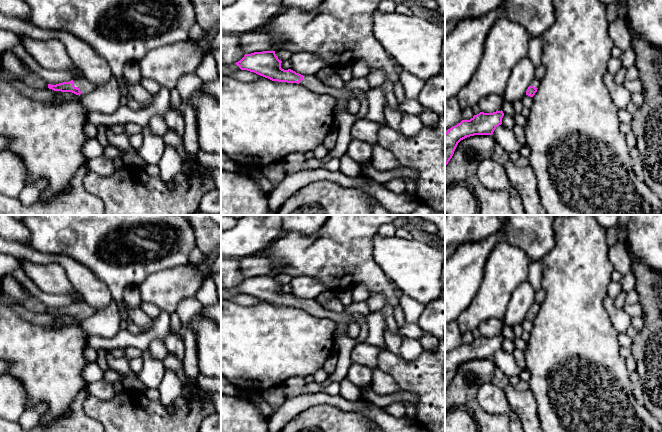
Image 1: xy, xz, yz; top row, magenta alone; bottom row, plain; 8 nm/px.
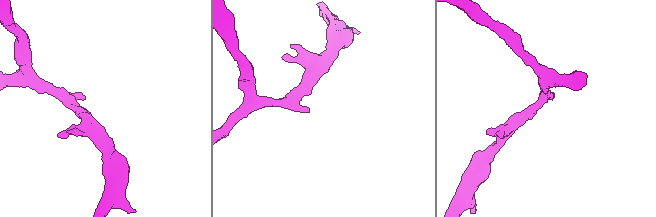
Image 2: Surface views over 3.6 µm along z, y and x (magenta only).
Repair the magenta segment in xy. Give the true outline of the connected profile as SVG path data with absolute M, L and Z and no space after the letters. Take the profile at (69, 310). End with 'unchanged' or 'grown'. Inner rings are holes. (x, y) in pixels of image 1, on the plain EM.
M84 301L75 302L69 306L63 306L56 309L48 308L48 312L54 315L72 316L82 321L94 315L97 311Z | grown

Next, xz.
M263 275L245 278L235 288L241 294L254 296L272 305L301 308L313 316L329 318L336 324L349 325L356 322L356 319L347 312L335 313L323 307L316 299L303 300L291 293L284 294L281 292L281 287L275 275Z | grown

